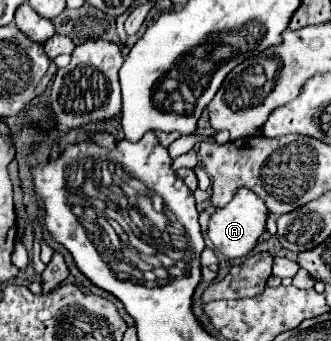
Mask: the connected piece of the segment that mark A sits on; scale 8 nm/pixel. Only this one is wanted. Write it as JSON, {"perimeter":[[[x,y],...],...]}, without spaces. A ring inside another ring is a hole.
{"perimeter":[[[240,187],[226,207],[220,207],[212,213],[208,221],[208,239],[228,259],[246,257],[256,247],[262,231],[266,229],[266,219],[268,219],[268,207],[264,205],[264,201],[252,189]]]}

